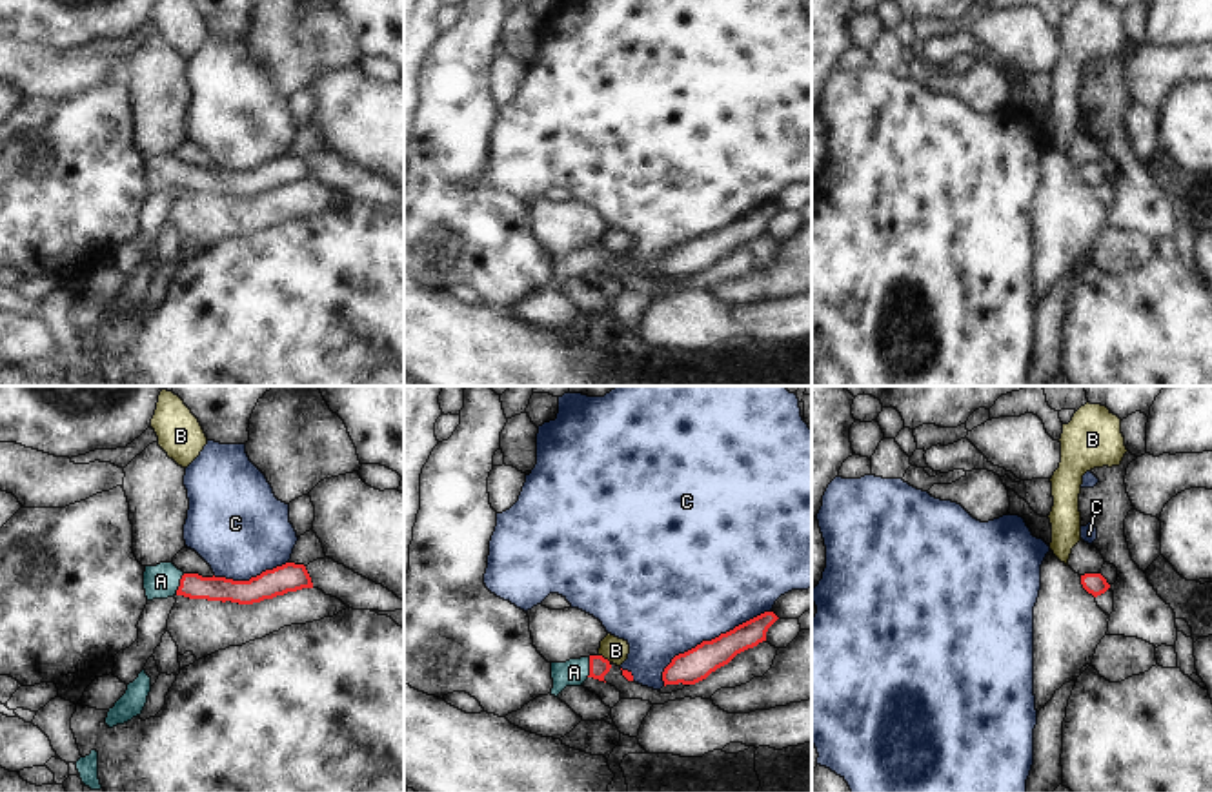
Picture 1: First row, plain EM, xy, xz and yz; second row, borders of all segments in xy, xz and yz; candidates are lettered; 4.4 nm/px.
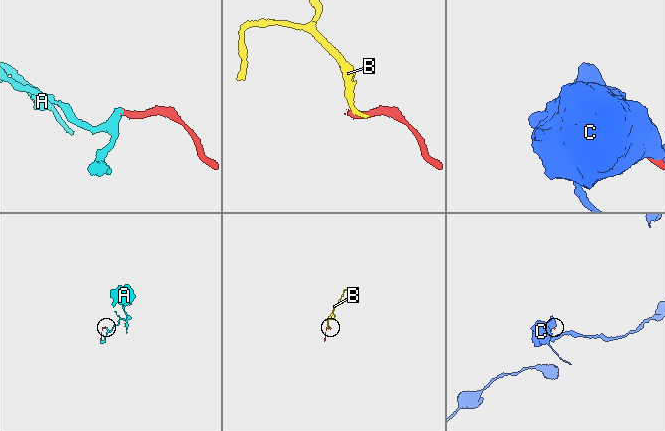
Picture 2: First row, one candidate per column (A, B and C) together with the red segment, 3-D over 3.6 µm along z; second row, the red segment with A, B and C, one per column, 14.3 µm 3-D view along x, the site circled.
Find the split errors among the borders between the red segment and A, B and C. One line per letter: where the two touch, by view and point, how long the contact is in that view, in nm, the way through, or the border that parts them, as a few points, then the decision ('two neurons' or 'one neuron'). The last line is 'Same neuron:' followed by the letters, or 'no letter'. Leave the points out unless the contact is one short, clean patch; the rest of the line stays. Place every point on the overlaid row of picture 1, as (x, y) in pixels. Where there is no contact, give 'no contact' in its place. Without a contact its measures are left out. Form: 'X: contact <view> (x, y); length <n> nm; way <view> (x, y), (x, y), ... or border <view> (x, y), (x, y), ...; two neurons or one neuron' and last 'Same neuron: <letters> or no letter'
A: contact xy (181, 585); length 100 nm; way xy (191, 585), (181, 585), (161, 581); one neuron
B: contact xz (603, 658); length 70 nm; border xz (599, 654), (610, 661); two neurons
C: contact xz (708, 641); length 600 nm; two neurons
Same neuron: A

